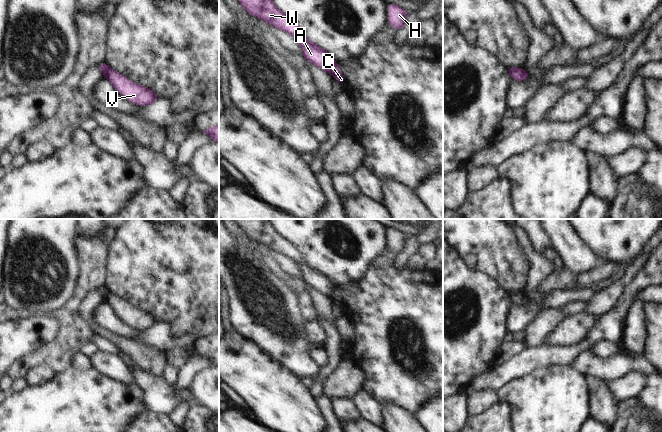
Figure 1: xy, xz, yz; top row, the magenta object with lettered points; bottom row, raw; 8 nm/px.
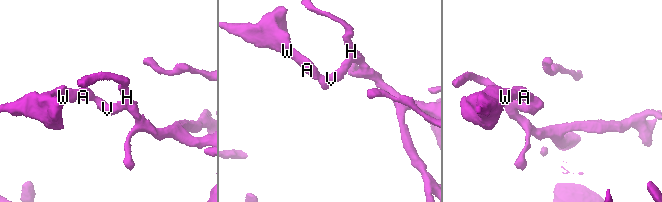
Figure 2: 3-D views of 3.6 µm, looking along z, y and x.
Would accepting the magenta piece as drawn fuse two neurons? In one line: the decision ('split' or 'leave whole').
split

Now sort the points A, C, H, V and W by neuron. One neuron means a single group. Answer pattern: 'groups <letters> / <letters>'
groups A W / C H V

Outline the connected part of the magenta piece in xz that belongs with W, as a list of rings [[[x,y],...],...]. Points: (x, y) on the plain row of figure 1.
[[[235,219],[242,232],[277,253],[294,260],[300,268],[303,281],[309,286],[333,298],[337,286],[322,271],[314,268],[301,250],[290,240],[279,234],[270,219]]]

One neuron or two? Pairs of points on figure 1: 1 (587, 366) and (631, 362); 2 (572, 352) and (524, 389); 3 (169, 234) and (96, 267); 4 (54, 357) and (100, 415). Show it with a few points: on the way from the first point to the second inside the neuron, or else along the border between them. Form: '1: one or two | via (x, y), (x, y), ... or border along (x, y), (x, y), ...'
1: one | via (598, 366), (616, 366), (620, 364)
2: two | border along (569, 365), (547, 365), (537, 367), (531, 372)
3: two | border along (109, 245), (108, 272), (105, 285)
4: two | border along (71, 366), (58, 374)

